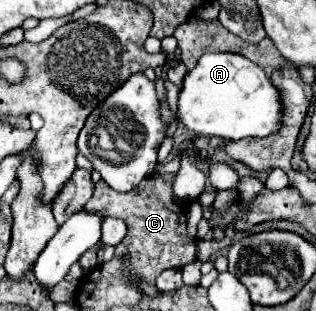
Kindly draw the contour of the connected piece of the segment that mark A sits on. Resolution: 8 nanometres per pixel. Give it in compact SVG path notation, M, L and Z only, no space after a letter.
M213 52L203 54L197 60L197 66L187 72L183 80L183 88L179 92L179 118L181 122L199 136L221 136L227 140L241 140L241 138L267 138L281 130L283 124L283 102L279 90L267 78L267 74L253 64L249 58L233 52Z

